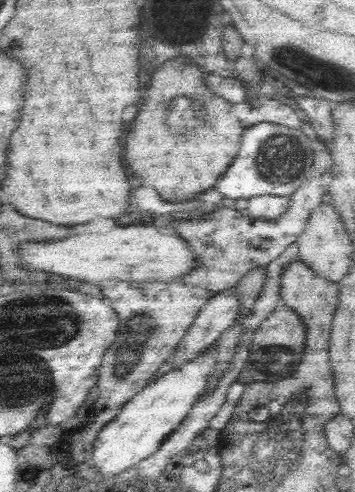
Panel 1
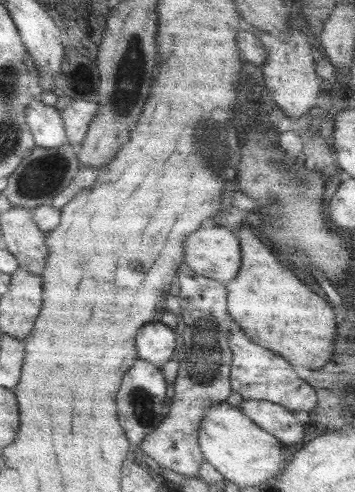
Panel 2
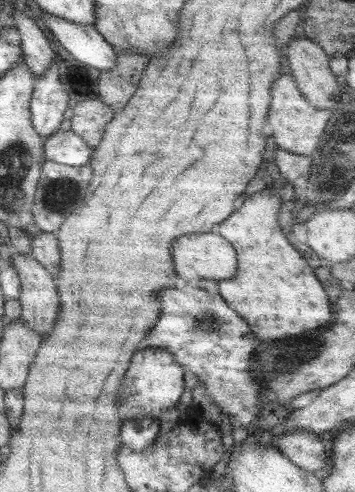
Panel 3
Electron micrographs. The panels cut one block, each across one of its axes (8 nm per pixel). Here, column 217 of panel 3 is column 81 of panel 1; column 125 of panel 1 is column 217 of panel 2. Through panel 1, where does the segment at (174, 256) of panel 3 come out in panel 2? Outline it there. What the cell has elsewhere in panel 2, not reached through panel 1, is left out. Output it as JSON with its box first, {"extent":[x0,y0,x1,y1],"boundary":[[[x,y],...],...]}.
{"extent":[183,228,241,284],"boundary":[[[199,228],[183,240],[183,264],[203,278],[229,284],[241,266],[237,236],[225,228]]]}

